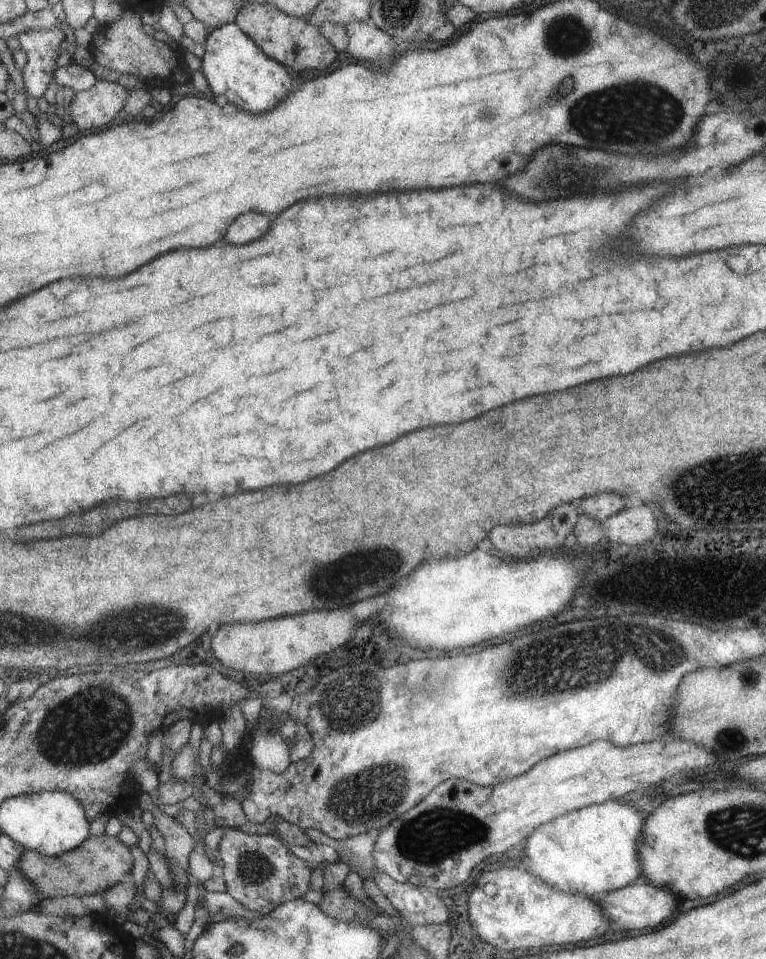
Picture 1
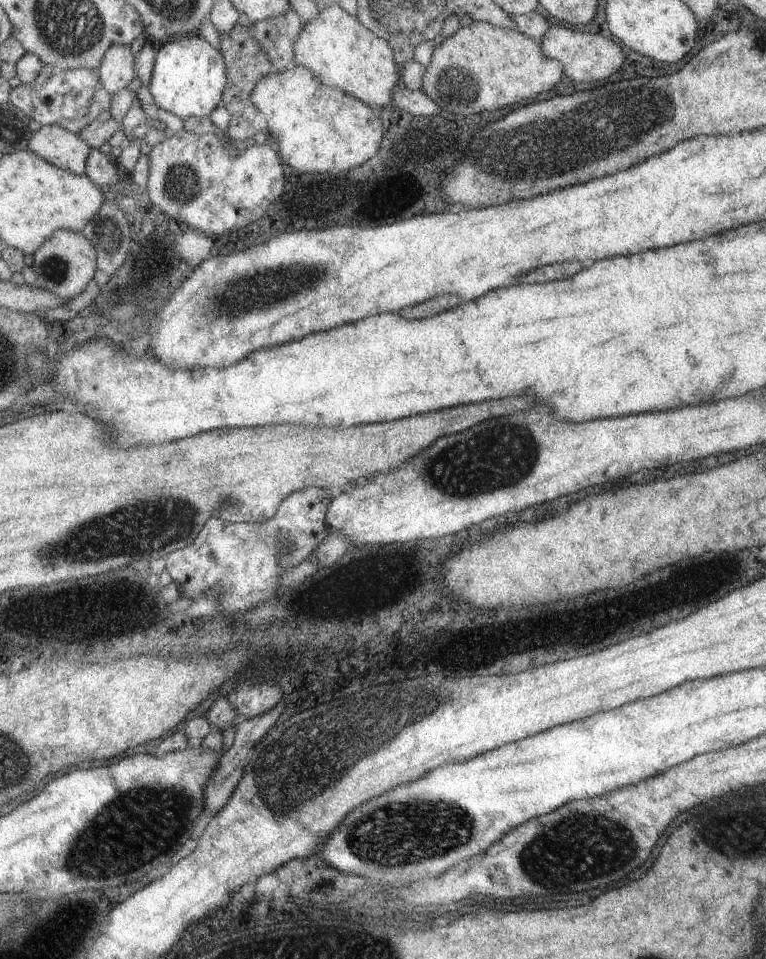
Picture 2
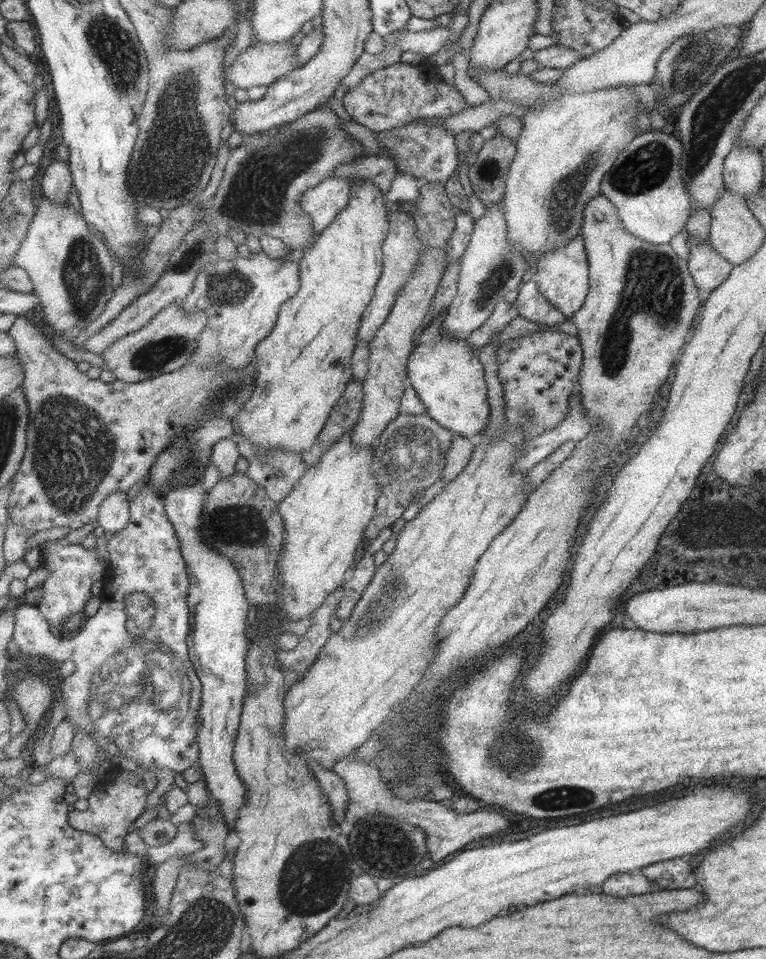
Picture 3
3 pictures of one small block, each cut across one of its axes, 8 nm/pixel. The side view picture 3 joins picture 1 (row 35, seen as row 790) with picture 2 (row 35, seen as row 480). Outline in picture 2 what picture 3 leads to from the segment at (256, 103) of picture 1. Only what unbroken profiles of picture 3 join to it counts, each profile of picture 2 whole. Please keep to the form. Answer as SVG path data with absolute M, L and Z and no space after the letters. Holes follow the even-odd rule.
M193 32L157 47L148 89L157 107L184 120L189 116L209 117L209 113L221 103L226 82L226 68L220 50Z

